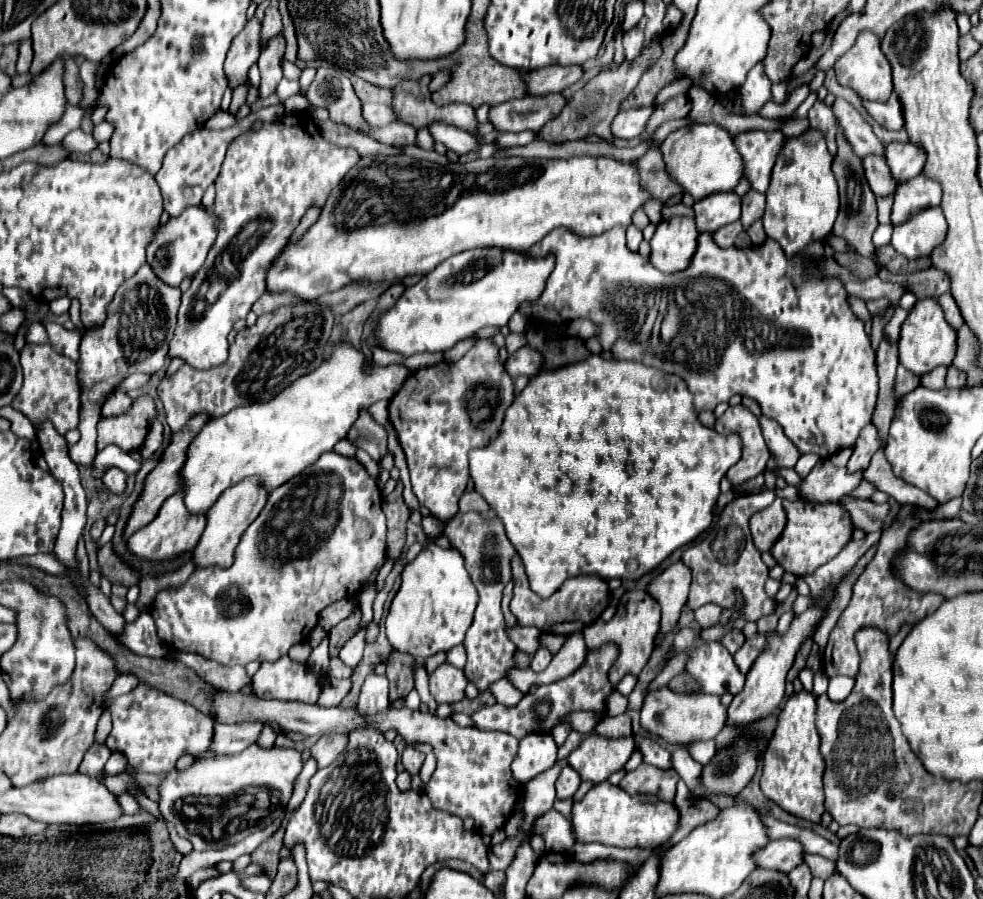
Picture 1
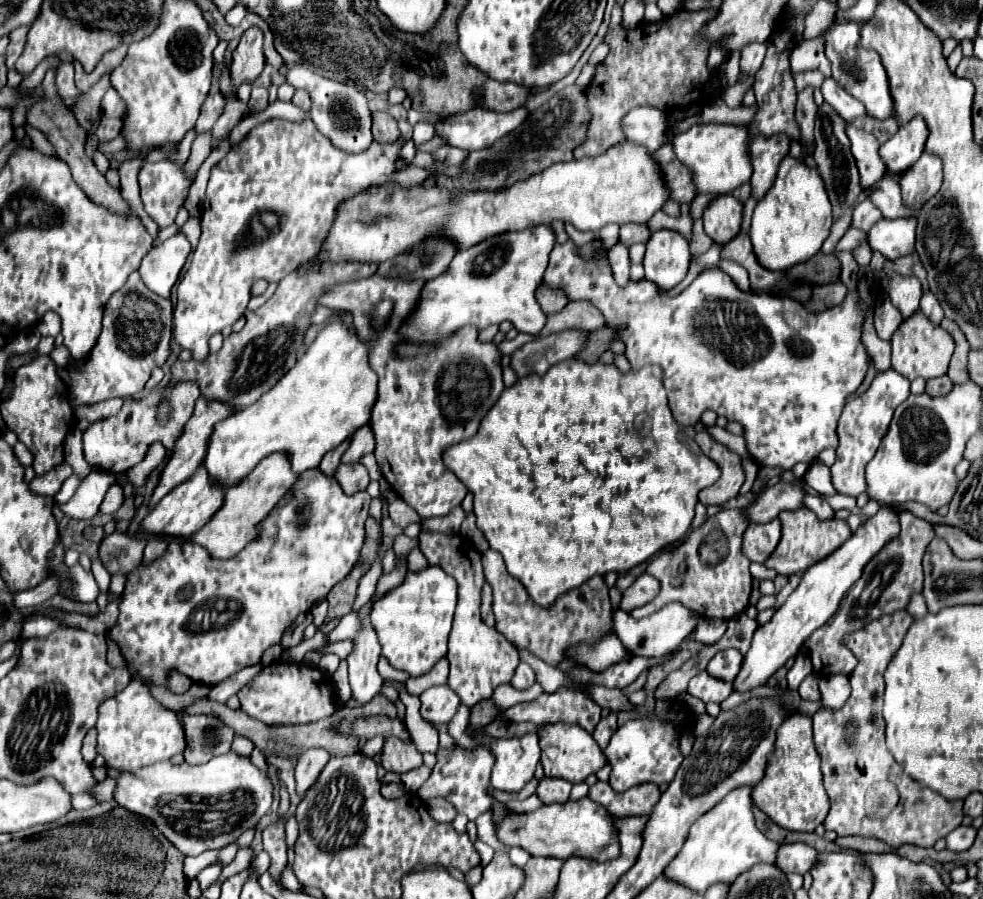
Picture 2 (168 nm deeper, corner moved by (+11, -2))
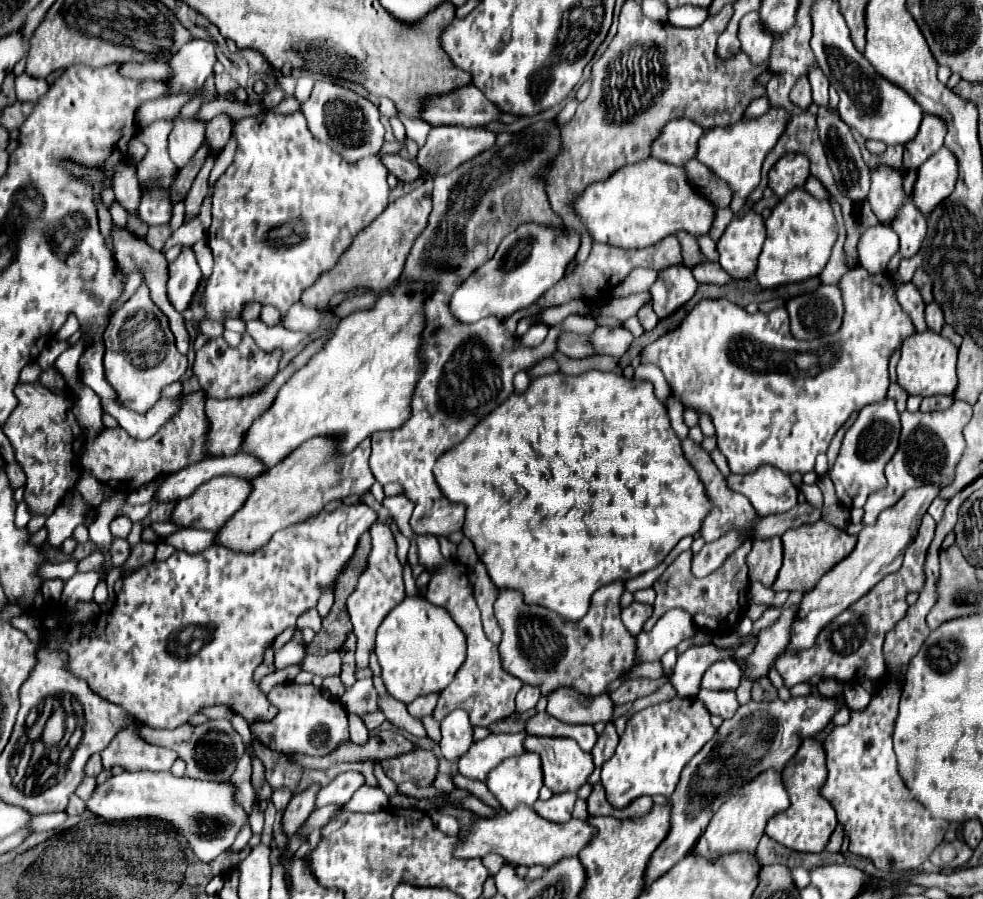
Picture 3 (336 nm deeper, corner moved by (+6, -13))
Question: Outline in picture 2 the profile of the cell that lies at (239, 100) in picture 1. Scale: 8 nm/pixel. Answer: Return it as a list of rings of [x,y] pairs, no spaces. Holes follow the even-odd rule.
[[[209,130],[209,132],[197,136],[195,142],[193,142],[191,156],[189,156],[187,164],[185,164],[185,172],[187,172],[191,178],[195,178],[199,166],[203,164],[203,160],[205,160],[205,158],[209,156],[209,152],[211,152],[211,136],[213,136],[213,134],[211,134],[211,130]]]

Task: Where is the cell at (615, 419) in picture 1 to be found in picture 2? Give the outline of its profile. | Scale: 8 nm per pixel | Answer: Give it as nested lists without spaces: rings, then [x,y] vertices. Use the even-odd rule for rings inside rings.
[[[565,360],[565,362],[553,364],[549,372],[545,372],[543,376],[525,376],[525,378],[519,378],[511,388],[505,388],[501,394],[501,400],[497,400],[497,404],[487,412],[485,420],[481,422],[477,436],[445,450],[445,464],[473,492],[477,526],[487,536],[489,546],[501,552],[509,574],[515,576],[525,586],[533,602],[541,606],[551,606],[561,592],[581,586],[585,580],[597,574],[627,572],[635,568],[637,564],[647,562],[657,550],[685,538],[687,532],[691,530],[691,522],[695,516],[697,494],[705,486],[717,482],[721,476],[719,466],[713,464],[709,456],[701,454],[695,442],[685,440],[681,436],[681,430],[669,412],[661,368],[645,366],[641,370],[631,370],[627,374],[621,374],[611,364],[599,364],[599,362],[585,364],[581,360]]]

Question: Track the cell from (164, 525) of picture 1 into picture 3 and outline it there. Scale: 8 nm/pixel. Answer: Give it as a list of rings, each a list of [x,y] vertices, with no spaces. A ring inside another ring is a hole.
[[[220,475],[214,477],[206,483],[202,483],[190,497],[180,499],[174,507],[174,515],[172,521],[176,525],[182,527],[190,527],[190,529],[206,529],[206,531],[218,531],[222,527],[222,523],[226,523],[226,519],[230,519],[230,515],[234,515],[242,503],[246,503],[248,495],[250,495],[250,481],[234,477],[234,475]]]

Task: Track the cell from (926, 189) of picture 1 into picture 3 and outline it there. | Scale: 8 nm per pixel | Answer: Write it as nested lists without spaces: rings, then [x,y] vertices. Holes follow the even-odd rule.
[[[942,147],[918,169],[914,185],[914,203],[922,215],[928,215],[940,201],[944,201],[958,181],[958,161],[954,153]]]

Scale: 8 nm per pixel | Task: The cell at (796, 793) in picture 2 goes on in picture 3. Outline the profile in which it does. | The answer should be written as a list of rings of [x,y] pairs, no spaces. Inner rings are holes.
[[[806,739],[802,747],[786,765],[786,787],[790,787],[790,807],[776,815],[766,825],[766,835],[778,841],[780,845],[800,851],[800,853],[822,853],[828,845],[828,839],[836,827],[836,813],[828,799],[822,797],[822,787],[826,783],[826,755],[818,741]]]

